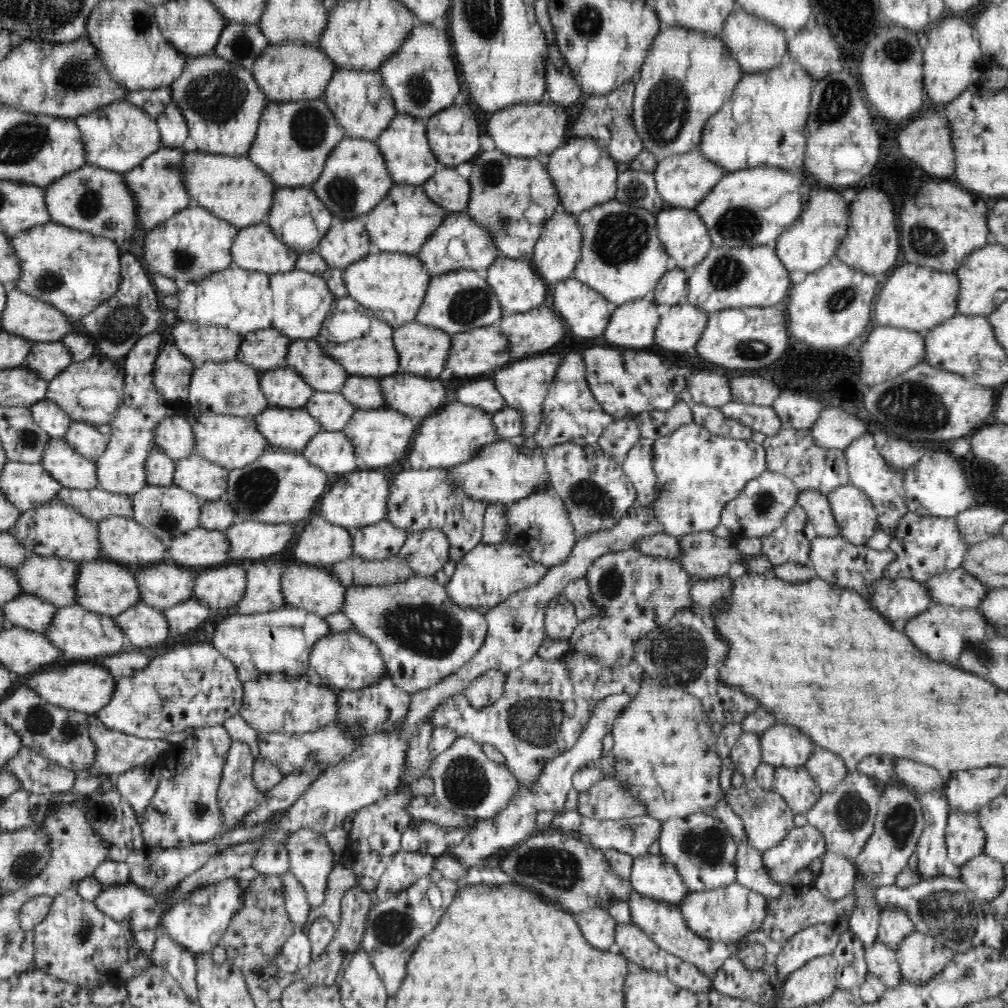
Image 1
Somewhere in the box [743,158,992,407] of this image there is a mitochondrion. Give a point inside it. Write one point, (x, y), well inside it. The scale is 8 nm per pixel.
(924, 240)

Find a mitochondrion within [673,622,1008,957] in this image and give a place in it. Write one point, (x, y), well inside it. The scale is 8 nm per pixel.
(952, 914)

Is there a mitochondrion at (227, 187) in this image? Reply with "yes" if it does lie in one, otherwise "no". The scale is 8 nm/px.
no

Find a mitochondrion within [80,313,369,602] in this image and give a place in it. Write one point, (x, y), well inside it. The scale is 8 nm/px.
(254, 489)

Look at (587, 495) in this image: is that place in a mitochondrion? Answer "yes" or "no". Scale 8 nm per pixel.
yes

